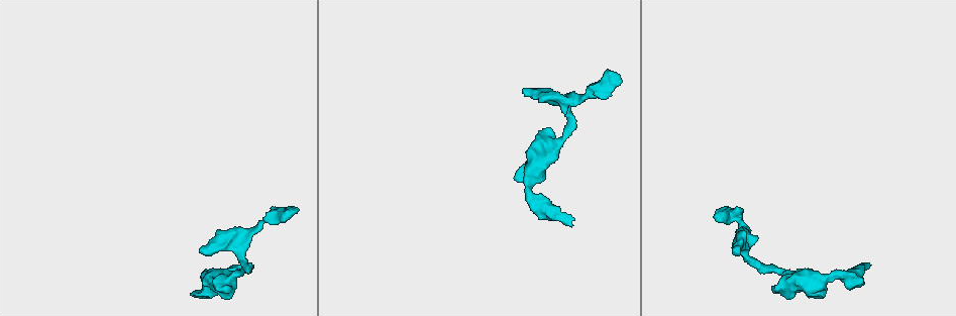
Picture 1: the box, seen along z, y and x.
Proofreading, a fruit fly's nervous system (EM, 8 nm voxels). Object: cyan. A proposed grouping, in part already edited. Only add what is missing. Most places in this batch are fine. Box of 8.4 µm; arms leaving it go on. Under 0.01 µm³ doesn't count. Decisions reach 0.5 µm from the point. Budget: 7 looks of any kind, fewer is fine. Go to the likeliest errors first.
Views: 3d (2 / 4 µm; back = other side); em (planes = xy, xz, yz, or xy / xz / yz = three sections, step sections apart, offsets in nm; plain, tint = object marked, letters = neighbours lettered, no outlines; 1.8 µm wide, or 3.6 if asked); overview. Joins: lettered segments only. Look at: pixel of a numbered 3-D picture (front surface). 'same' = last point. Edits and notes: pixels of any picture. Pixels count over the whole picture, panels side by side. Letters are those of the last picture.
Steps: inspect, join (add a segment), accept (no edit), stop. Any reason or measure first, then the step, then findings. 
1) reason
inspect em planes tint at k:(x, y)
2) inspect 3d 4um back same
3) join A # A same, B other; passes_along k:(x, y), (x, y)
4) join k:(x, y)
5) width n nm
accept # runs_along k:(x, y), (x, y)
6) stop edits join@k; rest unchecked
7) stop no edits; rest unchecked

free end
inspect em planes letters at 1:(570, 224)

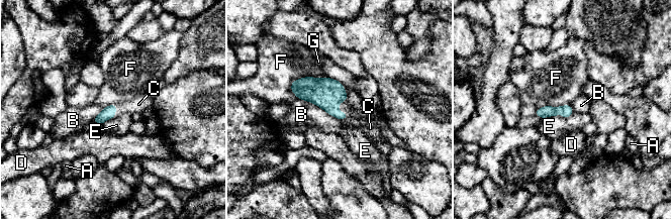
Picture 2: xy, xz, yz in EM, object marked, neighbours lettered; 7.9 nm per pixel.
join C # A other, B other, C same, D other, E other, F other, G other; passes_along 2:(327, 94), (340, 110), (345, 107); the cell continues

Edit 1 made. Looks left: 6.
see it whole again
inspect overview

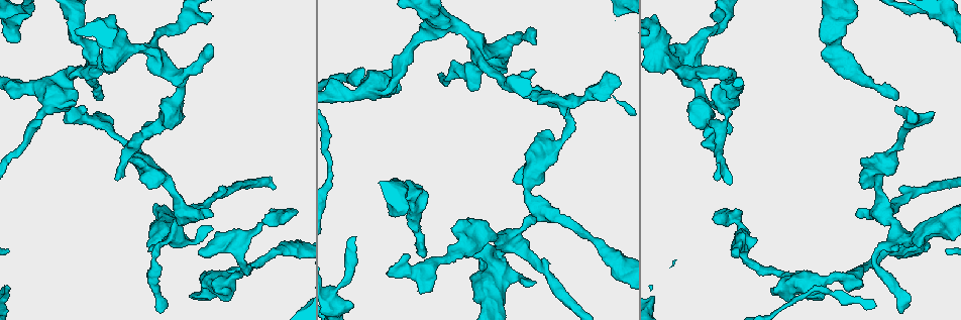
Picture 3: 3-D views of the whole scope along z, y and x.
branch stops here
inspect 3d 4um at 3:(621, 83)

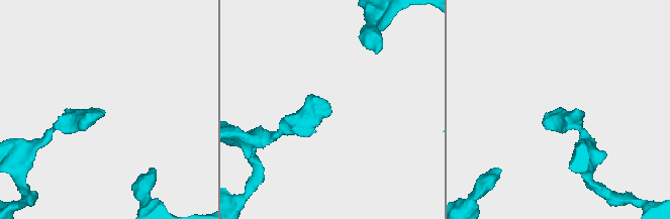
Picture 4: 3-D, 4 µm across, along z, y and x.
now the EM
inspect em planes letters at 4:(329, 109)

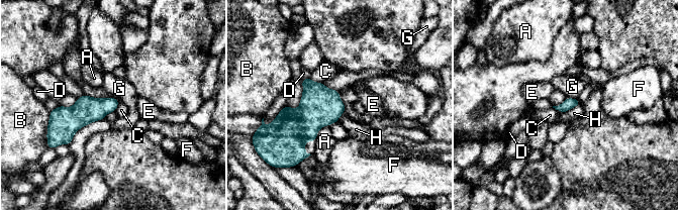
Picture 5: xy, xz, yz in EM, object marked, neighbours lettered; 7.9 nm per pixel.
accept # A other, B other, C other, D other, E other, F other, G other, H other; border 5:(309, 77), (313, 81), (322, 83); no lettered segment goes on from it

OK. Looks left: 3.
branch stops here
inspect 3d 2um at 3:(733, 253)

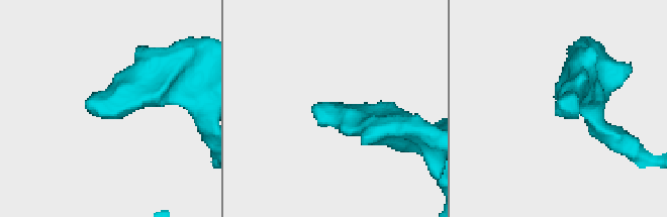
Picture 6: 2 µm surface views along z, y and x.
need the tissue
inspect em 3.6um planes letters at 6:(86, 104)

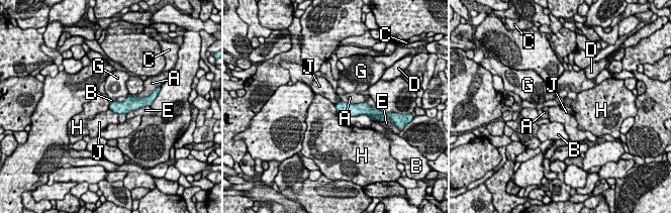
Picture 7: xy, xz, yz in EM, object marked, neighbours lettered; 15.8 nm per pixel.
accept # A other, B other, C other, D other, E other, G other, H other, J other; border 7:(334, 105), (341, 115); none of them fits

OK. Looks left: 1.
stop edits join@2; rest unchecked

